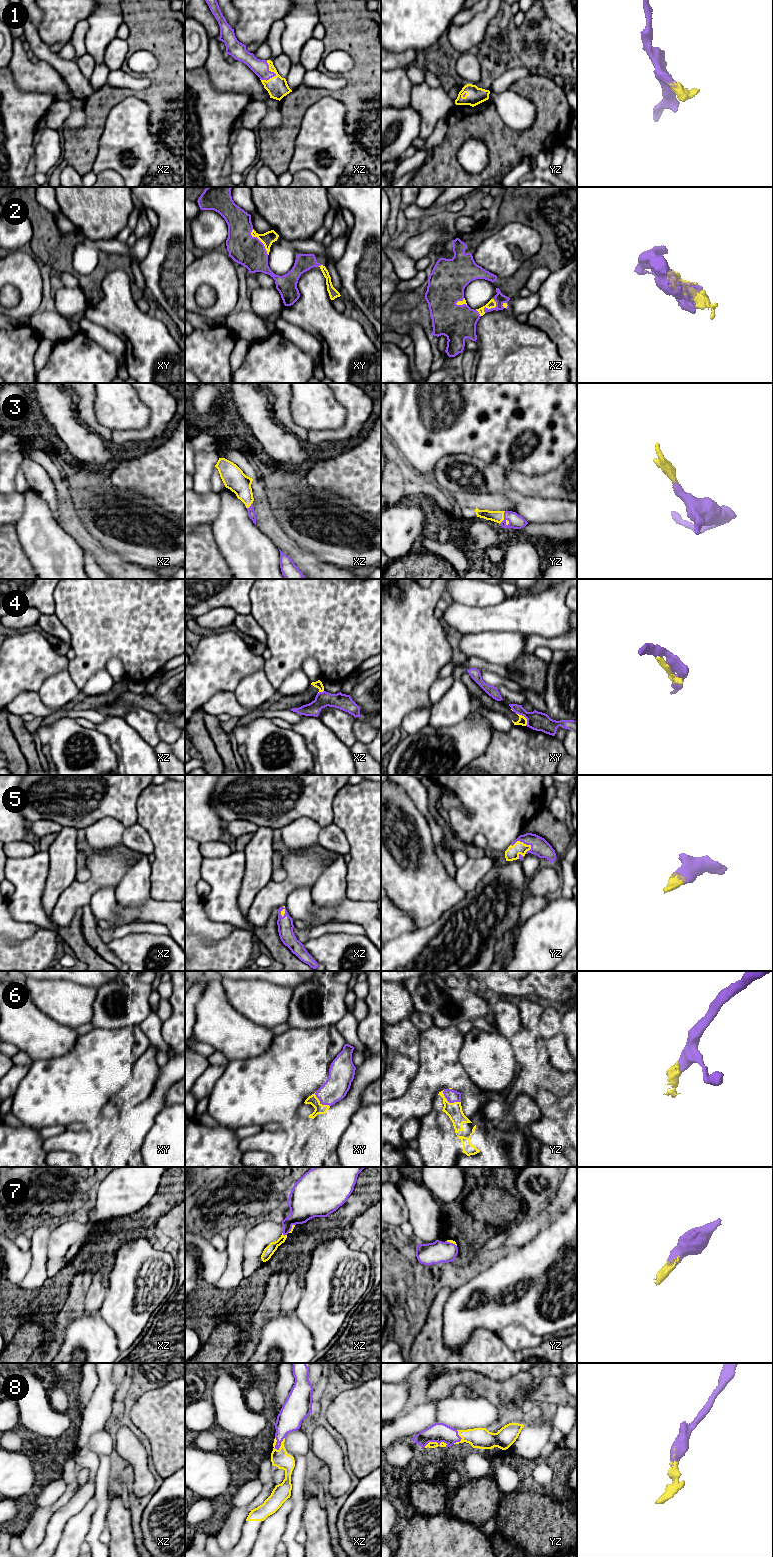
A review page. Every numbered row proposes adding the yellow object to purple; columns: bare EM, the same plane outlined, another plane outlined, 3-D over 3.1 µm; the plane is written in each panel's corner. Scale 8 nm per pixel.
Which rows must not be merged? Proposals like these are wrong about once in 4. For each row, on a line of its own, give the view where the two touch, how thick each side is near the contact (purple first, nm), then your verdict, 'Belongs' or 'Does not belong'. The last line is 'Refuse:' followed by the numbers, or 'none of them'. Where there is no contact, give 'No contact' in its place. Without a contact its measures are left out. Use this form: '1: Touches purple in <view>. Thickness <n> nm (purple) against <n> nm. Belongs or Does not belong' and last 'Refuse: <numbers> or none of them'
1: Touches purple in xz. Thickness 130 nm (purple) against 170 nm. Belongs
2: Touches purple in xy. Thickness 240 nm (purple) against 100 nm. Belongs
3: Touches purple in yz. Thickness 120 nm (purple) against 100 nm. Belongs
4: Touches purple in xy. Thickness 150 nm (purple) against 70 nm. Does not belong
5: Touches purple in yz. Thickness 140 nm (purple) against 110 nm. Belongs
6: Touches purple in yz. Thickness 100 nm (purple) against 130 nm. Belongs
7: Touches purple in xz. Thickness 190 nm (purple) against 80 nm. Belongs
8: Touches purple in yz. Thickness 160 nm (purple) against 50 nm. Belongs
Refuse: 4

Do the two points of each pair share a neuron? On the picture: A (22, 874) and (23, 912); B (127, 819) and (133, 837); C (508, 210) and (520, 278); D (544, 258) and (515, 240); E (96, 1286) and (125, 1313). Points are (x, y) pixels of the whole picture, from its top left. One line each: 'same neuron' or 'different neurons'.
A: same neuron
B: different neurons
C: same neuron
D: different neurons
E: different neurons

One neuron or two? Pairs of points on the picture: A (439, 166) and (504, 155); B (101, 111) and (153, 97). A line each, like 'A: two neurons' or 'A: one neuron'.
A: one neuron
B: one neuron

